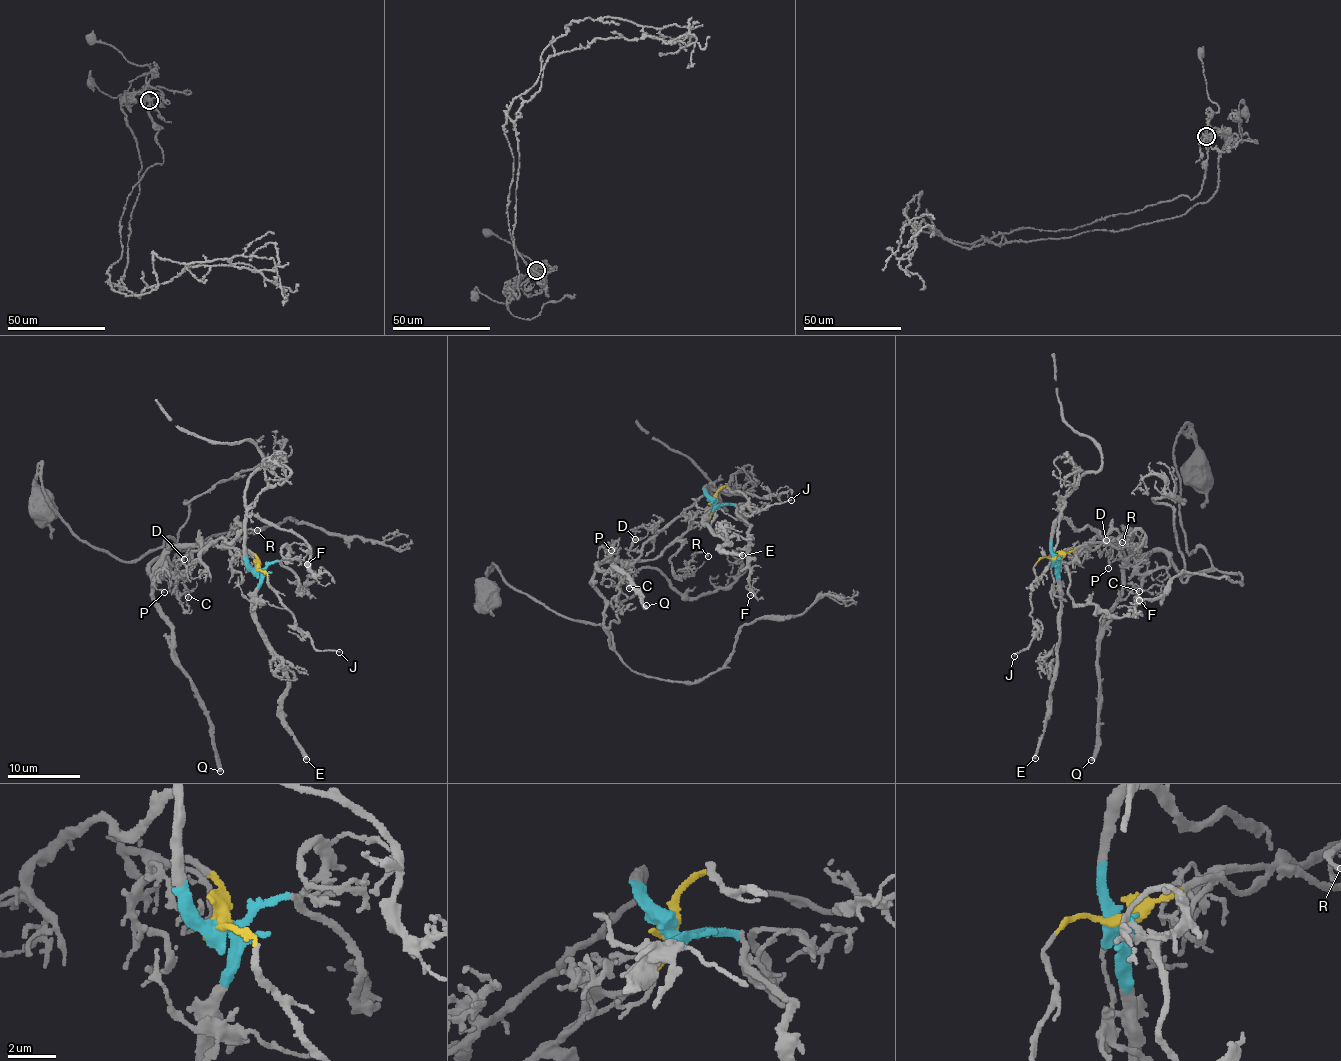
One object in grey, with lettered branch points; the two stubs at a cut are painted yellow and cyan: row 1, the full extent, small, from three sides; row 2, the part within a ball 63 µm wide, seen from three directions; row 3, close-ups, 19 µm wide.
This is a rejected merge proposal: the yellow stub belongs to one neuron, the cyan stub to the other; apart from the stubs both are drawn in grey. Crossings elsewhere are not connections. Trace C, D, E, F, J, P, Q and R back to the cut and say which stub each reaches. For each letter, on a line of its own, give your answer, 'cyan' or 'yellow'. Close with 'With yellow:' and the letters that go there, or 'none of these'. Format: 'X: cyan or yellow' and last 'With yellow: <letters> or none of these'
C: yellow
D: cyan
E: cyan
F: cyan
J: yellow
P: yellow
Q: yellow
R: yellow
With yellow: C, J, P, Q, R

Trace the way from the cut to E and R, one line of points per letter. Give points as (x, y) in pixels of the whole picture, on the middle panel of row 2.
E: (715, 502), (715, 510), (703, 525), (730, 542), (721, 553), (742, 555)
R: (715, 502), (716, 507), (680, 537), (680, 548), (670, 558), (674, 570), (687, 567), (700, 552), (708, 557)

